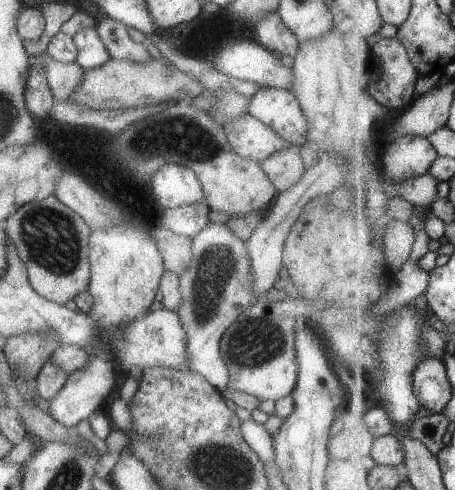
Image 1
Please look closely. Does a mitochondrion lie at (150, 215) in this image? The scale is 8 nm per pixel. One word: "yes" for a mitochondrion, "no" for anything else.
no

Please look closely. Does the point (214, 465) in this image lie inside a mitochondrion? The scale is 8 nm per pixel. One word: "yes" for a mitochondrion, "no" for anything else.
yes

